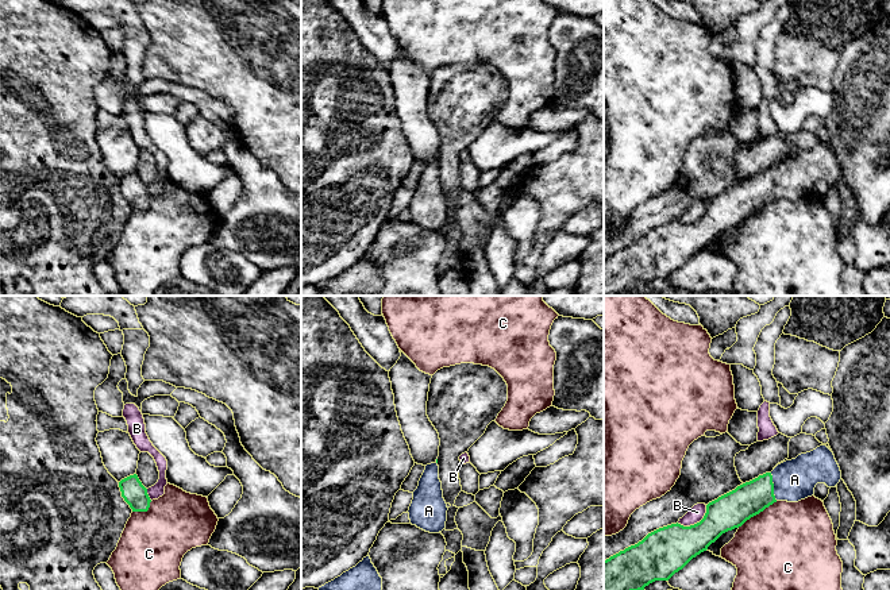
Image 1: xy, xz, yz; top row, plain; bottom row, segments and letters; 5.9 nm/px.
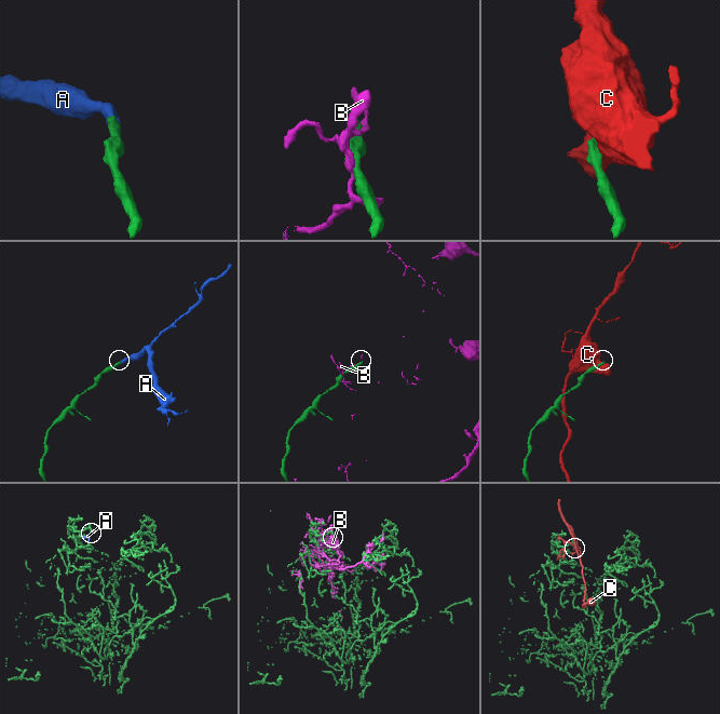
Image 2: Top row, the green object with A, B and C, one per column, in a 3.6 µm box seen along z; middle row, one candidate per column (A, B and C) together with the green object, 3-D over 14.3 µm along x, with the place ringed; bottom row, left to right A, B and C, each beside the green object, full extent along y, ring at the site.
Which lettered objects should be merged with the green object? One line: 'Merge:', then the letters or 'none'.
Merge: A

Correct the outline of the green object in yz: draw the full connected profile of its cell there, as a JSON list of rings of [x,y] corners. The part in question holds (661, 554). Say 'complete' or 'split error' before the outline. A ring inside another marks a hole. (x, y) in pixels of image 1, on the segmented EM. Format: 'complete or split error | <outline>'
split error | [[[827,446],[778,464],[771,473],[737,486],[706,505],[704,518],[690,527],[671,524],[648,533],[642,541],[604,560],[604,590],[644,590],[655,581],[669,581],[693,558],[706,551],[723,533],[741,527],[777,501],[798,502],[814,495],[817,483],[835,487],[841,479],[840,467]]]

